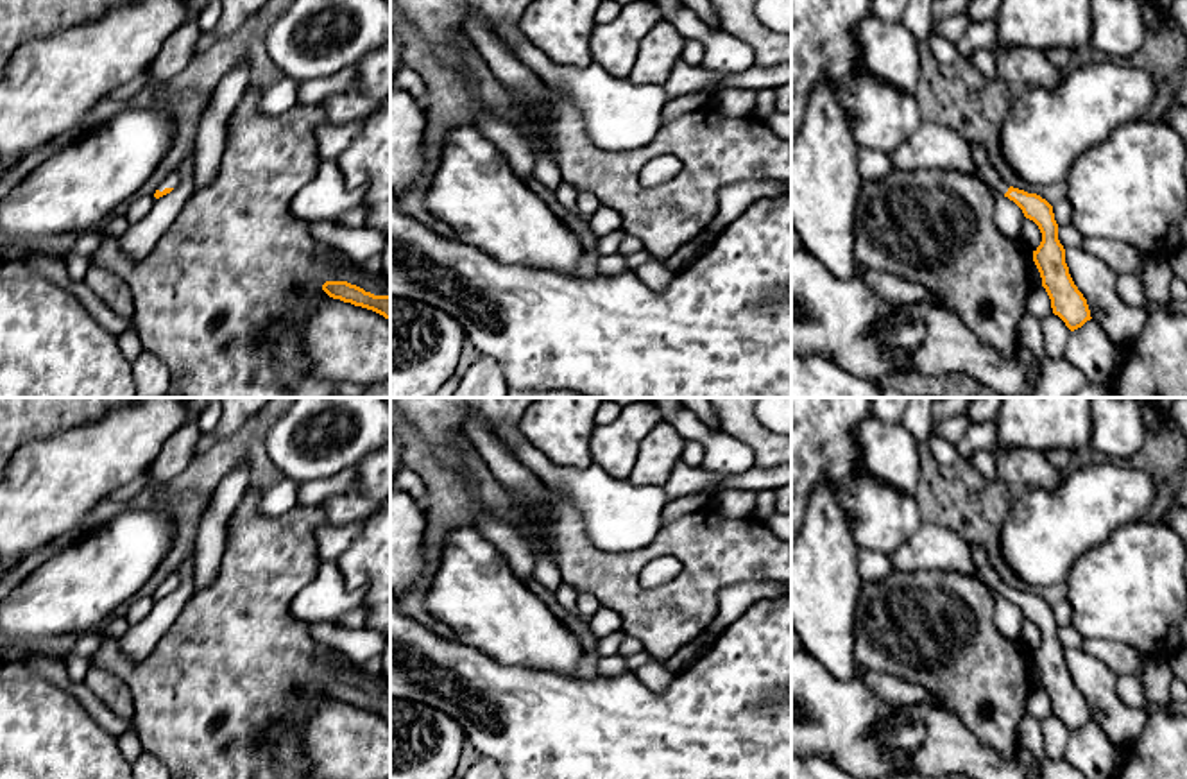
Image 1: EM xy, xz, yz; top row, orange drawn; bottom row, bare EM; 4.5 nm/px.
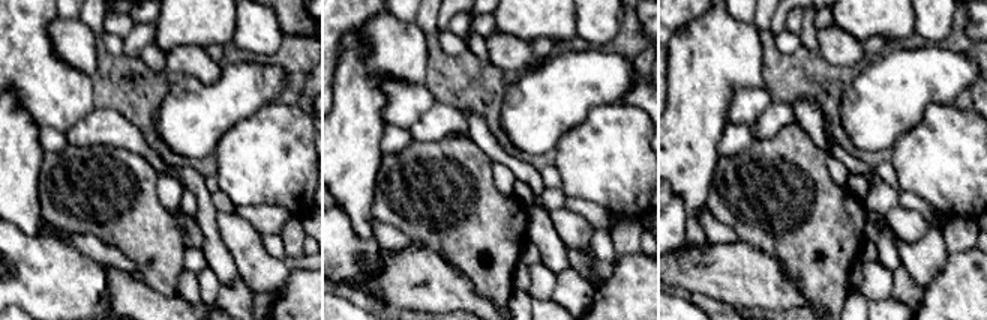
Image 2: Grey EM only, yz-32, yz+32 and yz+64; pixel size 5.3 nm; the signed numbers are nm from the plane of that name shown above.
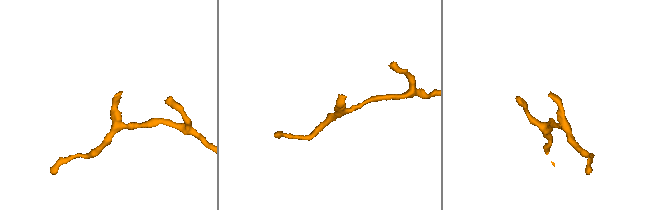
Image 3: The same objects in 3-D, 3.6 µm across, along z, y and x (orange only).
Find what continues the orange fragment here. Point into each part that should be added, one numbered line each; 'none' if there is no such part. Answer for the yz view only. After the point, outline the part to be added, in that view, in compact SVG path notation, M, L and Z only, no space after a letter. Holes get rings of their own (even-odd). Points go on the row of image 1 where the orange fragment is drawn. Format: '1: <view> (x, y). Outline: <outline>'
1: yz (985, 171). Outline: M970 145L972 161L976 165L978 177L983 179L994 192L1004 195L1010 188L994 165L988 161L988 156L983 147Z

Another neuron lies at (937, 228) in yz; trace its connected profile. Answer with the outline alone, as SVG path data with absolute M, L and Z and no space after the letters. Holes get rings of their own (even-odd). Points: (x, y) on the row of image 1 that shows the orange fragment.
M951 168L892 170L879 181L865 181L854 210L854 260L906 281L920 283L945 303L983 346L1001 356L1013 356L1019 347L1019 324L1031 292L1029 265L1033 253L1024 244L1006 238L994 218L994 190L978 175Z

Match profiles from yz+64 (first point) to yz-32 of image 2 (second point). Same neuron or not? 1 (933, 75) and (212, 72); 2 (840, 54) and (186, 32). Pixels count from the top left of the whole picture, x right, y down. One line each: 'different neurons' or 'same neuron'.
1: different neurons
2: different neurons

